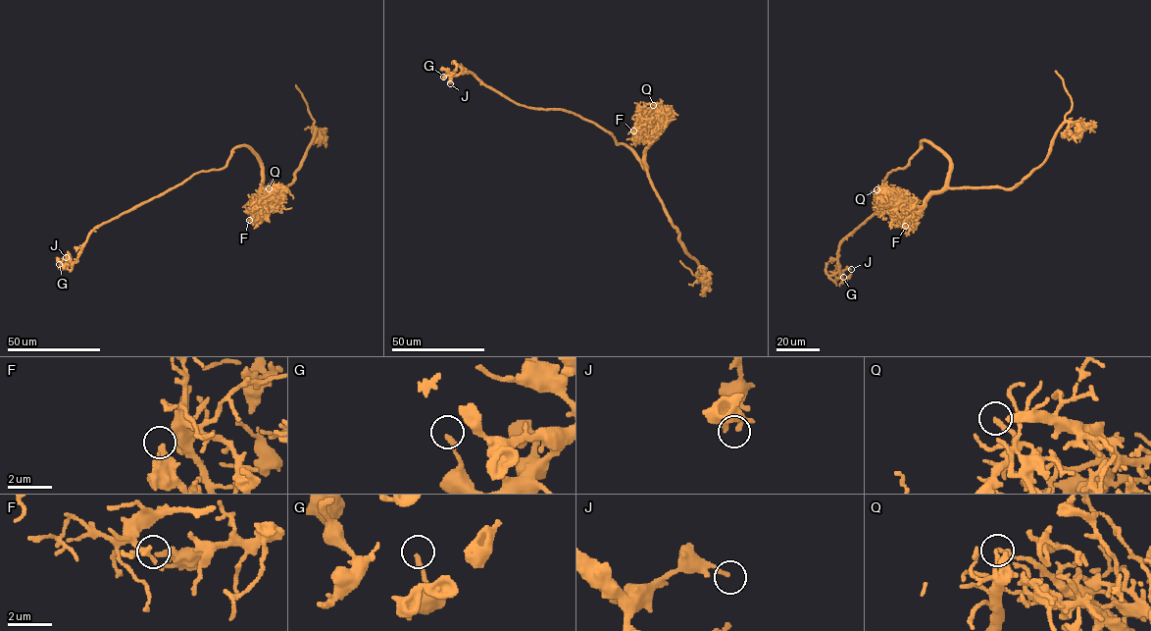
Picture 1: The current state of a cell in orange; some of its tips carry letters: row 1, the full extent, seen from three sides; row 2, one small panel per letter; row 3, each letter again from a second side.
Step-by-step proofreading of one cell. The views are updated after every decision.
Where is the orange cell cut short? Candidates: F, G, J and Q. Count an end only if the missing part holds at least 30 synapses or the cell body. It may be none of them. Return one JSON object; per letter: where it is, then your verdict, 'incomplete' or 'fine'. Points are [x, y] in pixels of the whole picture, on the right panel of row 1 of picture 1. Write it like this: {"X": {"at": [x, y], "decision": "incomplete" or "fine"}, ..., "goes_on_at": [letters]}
{"F": {"at": [905, 226], "decision": "incomplete"}, "G": {"at": [843, 277], "decision": "fine"}, "J": {"at": [851, 269], "decision": "fine"}, "Q": {"at": [876, 189], "decision": "fine"}, "goes_on_at": ["F"]}

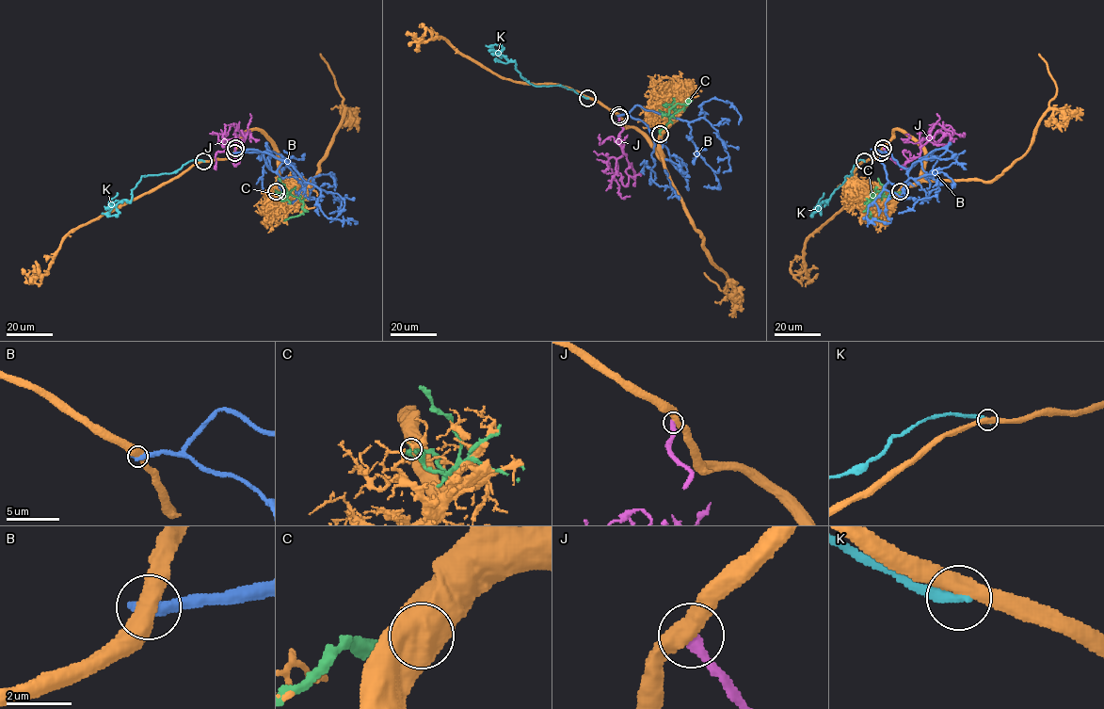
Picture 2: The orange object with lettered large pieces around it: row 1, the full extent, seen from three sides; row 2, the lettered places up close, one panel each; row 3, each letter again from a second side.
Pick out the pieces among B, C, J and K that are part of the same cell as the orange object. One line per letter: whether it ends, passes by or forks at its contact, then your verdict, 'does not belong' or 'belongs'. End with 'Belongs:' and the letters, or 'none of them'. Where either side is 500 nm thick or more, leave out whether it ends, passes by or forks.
B: does not belong
C: does not belong
J: does not belong
K: it ends there; does not belong
Belongs: none of them

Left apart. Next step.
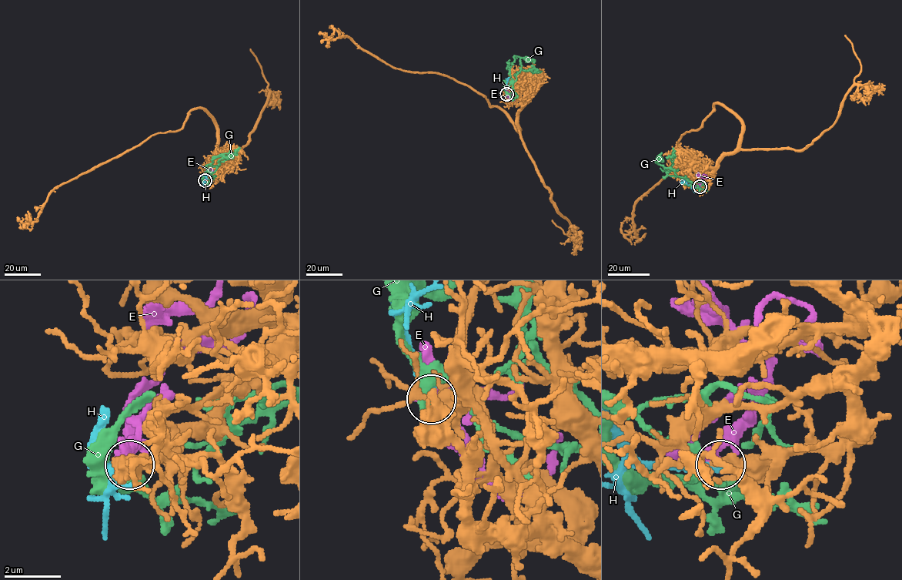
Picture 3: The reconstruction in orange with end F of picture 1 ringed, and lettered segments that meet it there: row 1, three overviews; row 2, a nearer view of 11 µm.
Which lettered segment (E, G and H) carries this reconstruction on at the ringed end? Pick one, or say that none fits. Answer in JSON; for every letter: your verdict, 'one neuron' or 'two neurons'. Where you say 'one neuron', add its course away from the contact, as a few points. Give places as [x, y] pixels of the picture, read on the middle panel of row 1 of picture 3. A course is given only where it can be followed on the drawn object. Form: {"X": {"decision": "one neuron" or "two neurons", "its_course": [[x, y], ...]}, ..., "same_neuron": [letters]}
{"E": {"decision": "two neurons"}, "G": {"decision": "two neurons"}, "H": {"decision": "one neuron", "its_course": [[506, 94], [505, 86], [509, 77]]}, "same_neuron": ["H"]}

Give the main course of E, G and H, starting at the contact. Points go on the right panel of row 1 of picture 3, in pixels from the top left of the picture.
E: (699, 186), (706, 176), (703, 174), (703, 176)
G: (700, 188), (693, 186), (689, 179), (674, 173), (671, 160), (674, 152)
H: (699, 186), (693, 186), (684, 180), (680, 185)

